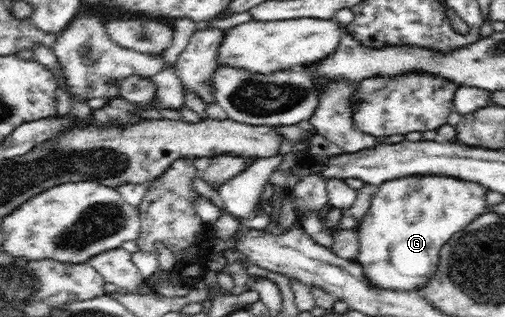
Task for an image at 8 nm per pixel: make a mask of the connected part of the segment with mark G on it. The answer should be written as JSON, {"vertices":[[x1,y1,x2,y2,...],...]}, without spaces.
{"vertices":[[426,174,426,175,411,175,401,178,396,178,378,186,377,192,371,198,371,204,367,213,363,216,358,228,358,234,360,237,360,253,358,264,362,270,365,270,365,277,371,280,371,283,385,289,397,289,397,290,410,290,415,291,419,286,424,285,429,277,434,273,440,261,439,253,441,247,447,243,458,231,463,231,471,222,479,218,482,214,485,214,489,208,487,206,487,194,489,194,489,188,481,185,479,182,473,182,457,177,452,177,443,174]]}

